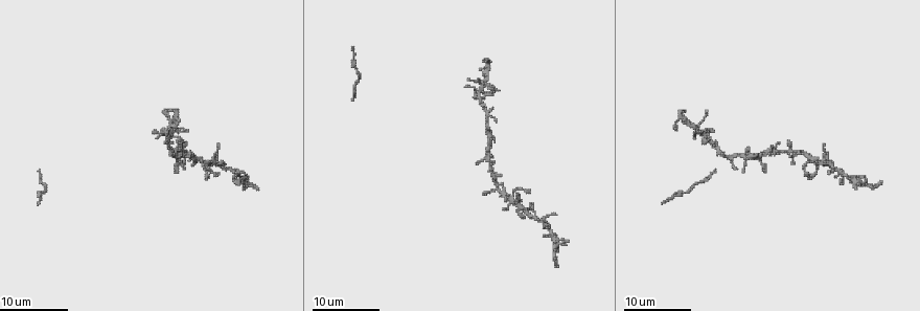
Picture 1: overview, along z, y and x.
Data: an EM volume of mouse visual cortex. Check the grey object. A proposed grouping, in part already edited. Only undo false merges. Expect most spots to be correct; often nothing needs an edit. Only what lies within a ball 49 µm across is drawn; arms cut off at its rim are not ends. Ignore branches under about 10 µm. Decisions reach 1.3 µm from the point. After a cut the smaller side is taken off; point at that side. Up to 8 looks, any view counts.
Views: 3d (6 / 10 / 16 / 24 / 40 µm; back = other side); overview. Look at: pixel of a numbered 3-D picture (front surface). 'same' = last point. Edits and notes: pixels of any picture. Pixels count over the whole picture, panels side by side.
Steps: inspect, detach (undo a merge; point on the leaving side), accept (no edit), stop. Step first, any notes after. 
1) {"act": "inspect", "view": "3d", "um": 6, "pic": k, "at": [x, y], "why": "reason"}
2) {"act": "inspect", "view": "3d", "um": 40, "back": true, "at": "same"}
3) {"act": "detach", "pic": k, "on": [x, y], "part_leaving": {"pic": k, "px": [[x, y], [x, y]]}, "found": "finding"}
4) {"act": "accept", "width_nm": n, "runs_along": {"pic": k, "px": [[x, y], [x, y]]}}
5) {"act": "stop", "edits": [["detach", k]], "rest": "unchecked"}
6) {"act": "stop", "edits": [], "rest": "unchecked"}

{"act": "inspect", "view": "3d", "um": 16, "pic": 1, "at": [489, 111], "why": "three-way junction"}

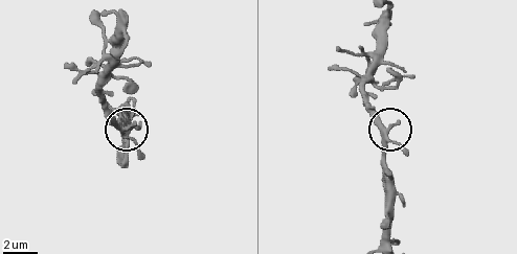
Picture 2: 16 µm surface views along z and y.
{"act": "inspect", "view": "3d", "um": 6, "pic": 2, "at": [386, 128]}

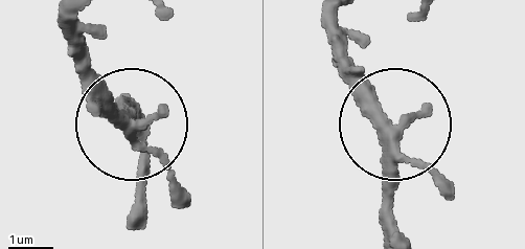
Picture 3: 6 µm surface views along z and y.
{"act": "inspect", "view": "3d", "um": 6, "back": true, "pic": 3, "at": [388, 128]}

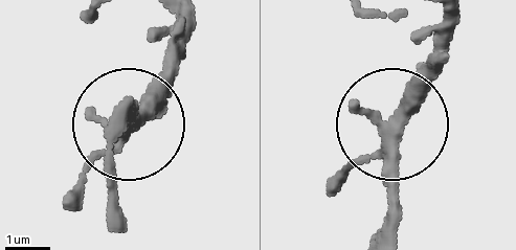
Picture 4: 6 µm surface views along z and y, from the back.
{"act": "accept", "found": "continuous, no second neuron"}

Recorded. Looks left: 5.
{"act": "inspect", "view": "3d", "um": 16, "pic": 1, "at": [695, 186], "why": "narrows sharply"}

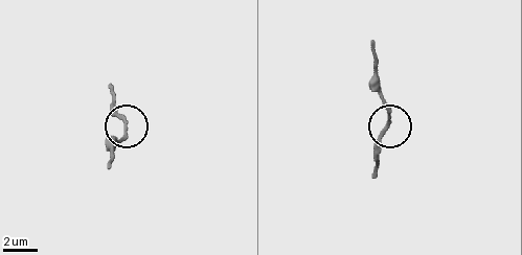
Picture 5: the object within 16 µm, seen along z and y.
{"act": "inspect", "view": "3d", "um": 6, "pic": 5, "at": [388, 122]}

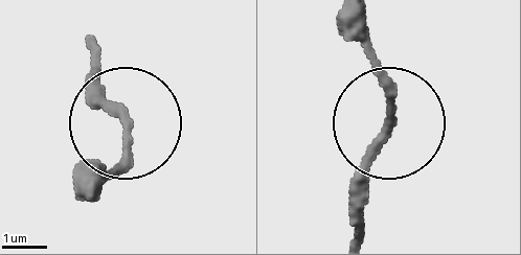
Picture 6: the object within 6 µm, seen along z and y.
{"act": "accept", "found": "continuous, no second neuron"}

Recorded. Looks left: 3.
{"act": "inspect", "view": "3d", "um": 16, "pic": 1, "at": [191, 153], "why": "thin neck"}

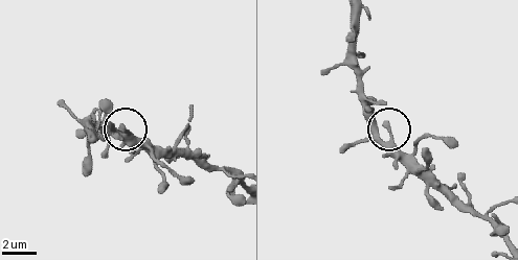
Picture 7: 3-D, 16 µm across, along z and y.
{"act": "inspect", "view": "3d", "um": 6, "pic": 7, "at": [127, 132]}

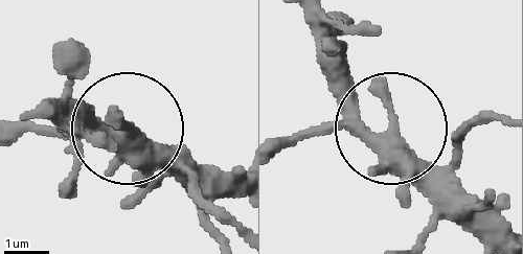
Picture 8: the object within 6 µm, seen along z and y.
{"act": "accept", "found": "continuous, no second neuron"}

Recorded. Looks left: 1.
{"act": "stop", "edits": [], "rest": "unchecked"}

